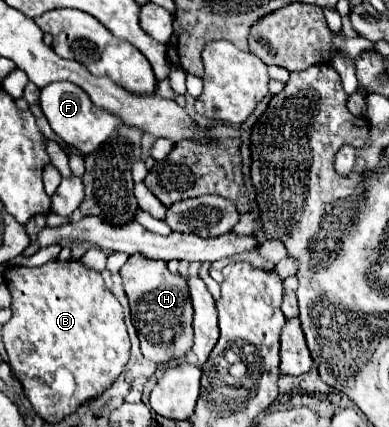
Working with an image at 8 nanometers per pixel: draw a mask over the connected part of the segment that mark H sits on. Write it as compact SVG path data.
M140 253L128 257L120 275L130 299L132 323L138 331L142 355L154 363L166 363L186 355L192 347L192 303L186 279L178 273L170 273L164 261L152 261Z

